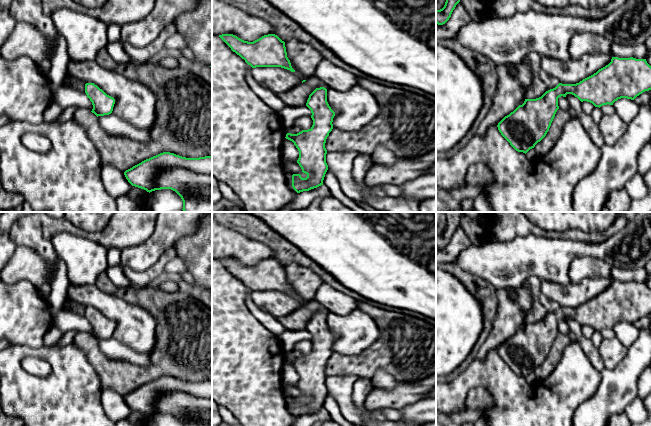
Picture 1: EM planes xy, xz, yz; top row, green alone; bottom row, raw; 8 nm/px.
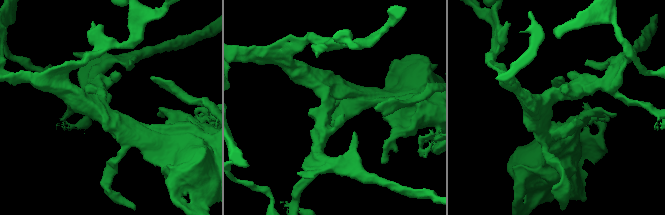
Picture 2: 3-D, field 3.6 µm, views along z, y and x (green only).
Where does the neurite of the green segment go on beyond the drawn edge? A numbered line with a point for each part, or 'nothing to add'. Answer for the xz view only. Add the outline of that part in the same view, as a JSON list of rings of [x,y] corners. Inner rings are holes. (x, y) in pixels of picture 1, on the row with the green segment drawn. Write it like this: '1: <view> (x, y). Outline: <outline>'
1: xz (288, 115). Outline: [[[306,105],[302,107],[285,106],[282,110],[278,112],[278,115],[281,119],[283,126],[287,129],[291,128],[299,117],[311,117],[312,113]]]

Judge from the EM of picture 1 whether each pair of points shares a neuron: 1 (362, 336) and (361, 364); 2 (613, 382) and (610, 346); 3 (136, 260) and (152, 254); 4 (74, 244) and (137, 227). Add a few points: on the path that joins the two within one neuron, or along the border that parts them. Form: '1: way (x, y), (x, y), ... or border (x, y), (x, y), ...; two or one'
1: border (379, 336), (358, 353), (338, 353); two
2: border (627, 350), (624, 357), (614, 367), (603, 367); two
3: way (140, 257), (148, 254); one
4: border (68, 232), (84, 236), (107, 249); two

